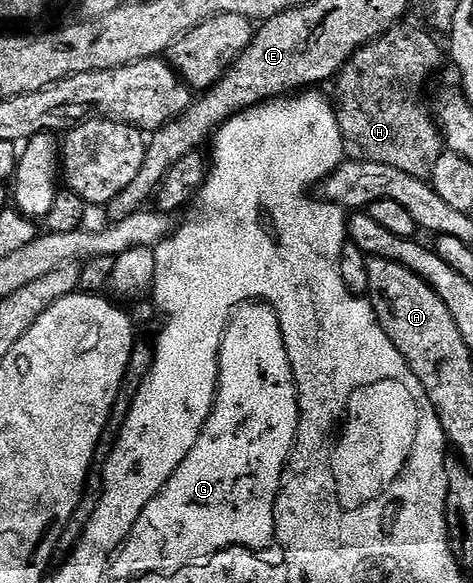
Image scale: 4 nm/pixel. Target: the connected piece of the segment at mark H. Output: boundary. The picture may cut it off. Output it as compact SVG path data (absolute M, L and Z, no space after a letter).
M407 21L400 22L390 27L381 37L357 49L340 68L333 83L333 106L343 138L343 153L347 159L393 165L393 169L401 169L401 173L409 173L418 179L427 179L433 165L437 165L437 157L441 157L445 150L443 133L432 108L430 111L425 104L419 103L414 86L421 86L422 80L429 78L442 65L445 51L435 44L434 34L424 31L419 27L410 27Z

